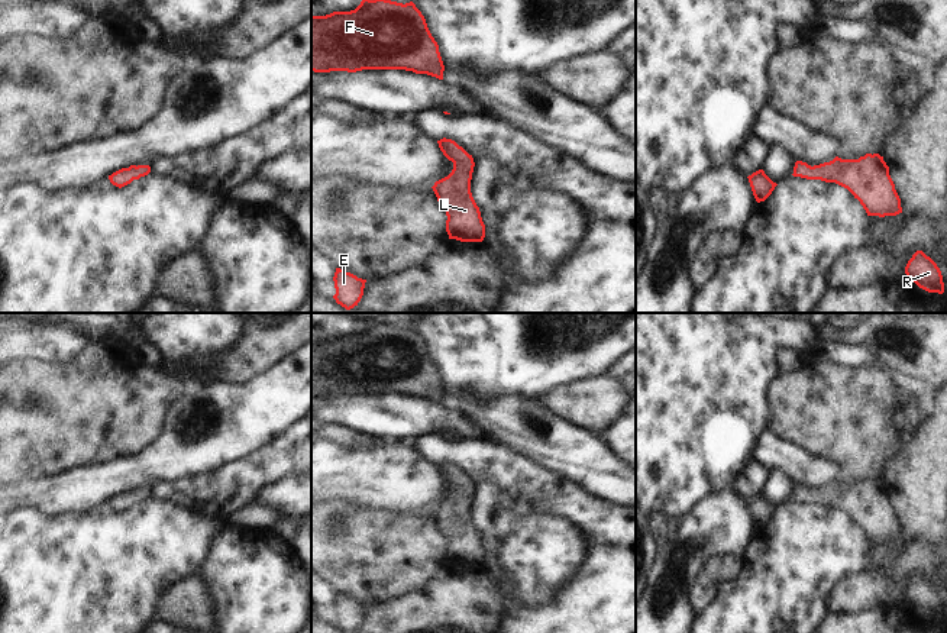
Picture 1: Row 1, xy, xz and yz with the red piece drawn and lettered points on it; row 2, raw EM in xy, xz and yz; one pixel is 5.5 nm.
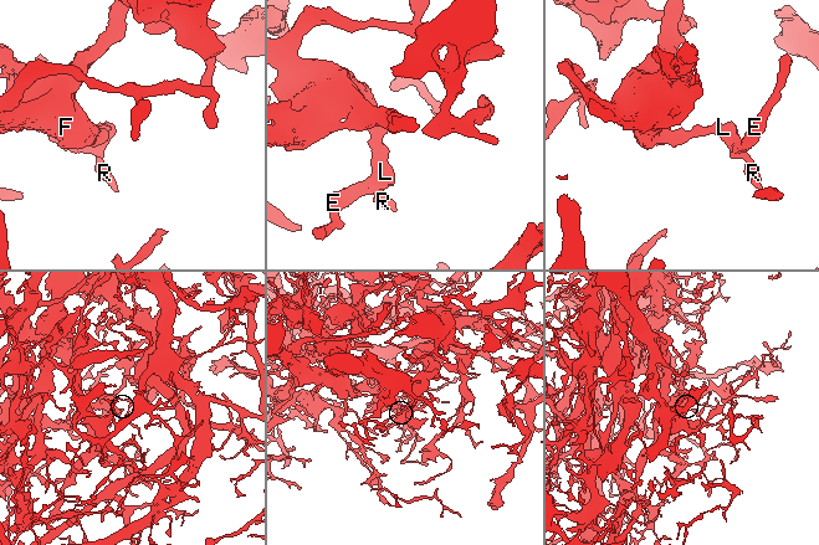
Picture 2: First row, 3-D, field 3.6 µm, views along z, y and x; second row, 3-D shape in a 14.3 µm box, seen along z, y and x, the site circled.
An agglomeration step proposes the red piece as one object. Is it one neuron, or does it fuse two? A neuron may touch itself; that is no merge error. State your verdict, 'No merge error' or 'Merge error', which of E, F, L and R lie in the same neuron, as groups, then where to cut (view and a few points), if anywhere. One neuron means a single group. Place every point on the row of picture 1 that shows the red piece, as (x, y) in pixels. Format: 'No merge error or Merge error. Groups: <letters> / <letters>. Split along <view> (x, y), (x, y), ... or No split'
No merge error. Groups: E F L R. No split

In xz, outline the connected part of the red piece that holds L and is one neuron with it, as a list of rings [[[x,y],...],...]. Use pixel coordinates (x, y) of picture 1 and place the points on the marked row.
[[[452,139],[437,141],[443,155],[453,162],[452,172],[432,187],[440,207],[446,211],[449,239],[482,242],[485,225],[471,193],[474,158]]]

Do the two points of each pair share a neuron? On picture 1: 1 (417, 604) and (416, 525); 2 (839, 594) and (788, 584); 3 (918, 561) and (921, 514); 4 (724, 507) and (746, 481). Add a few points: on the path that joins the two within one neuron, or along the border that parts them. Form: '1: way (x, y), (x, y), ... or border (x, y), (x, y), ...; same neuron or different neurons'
1: border (410, 590), (378, 603); different neurons
2: border (859, 574), (844, 577), (830, 591), (827, 610); different neurons
3: border (902, 533), (923, 539), (931, 548); different neurons
4: border (731, 488), (747, 500); different neurons

